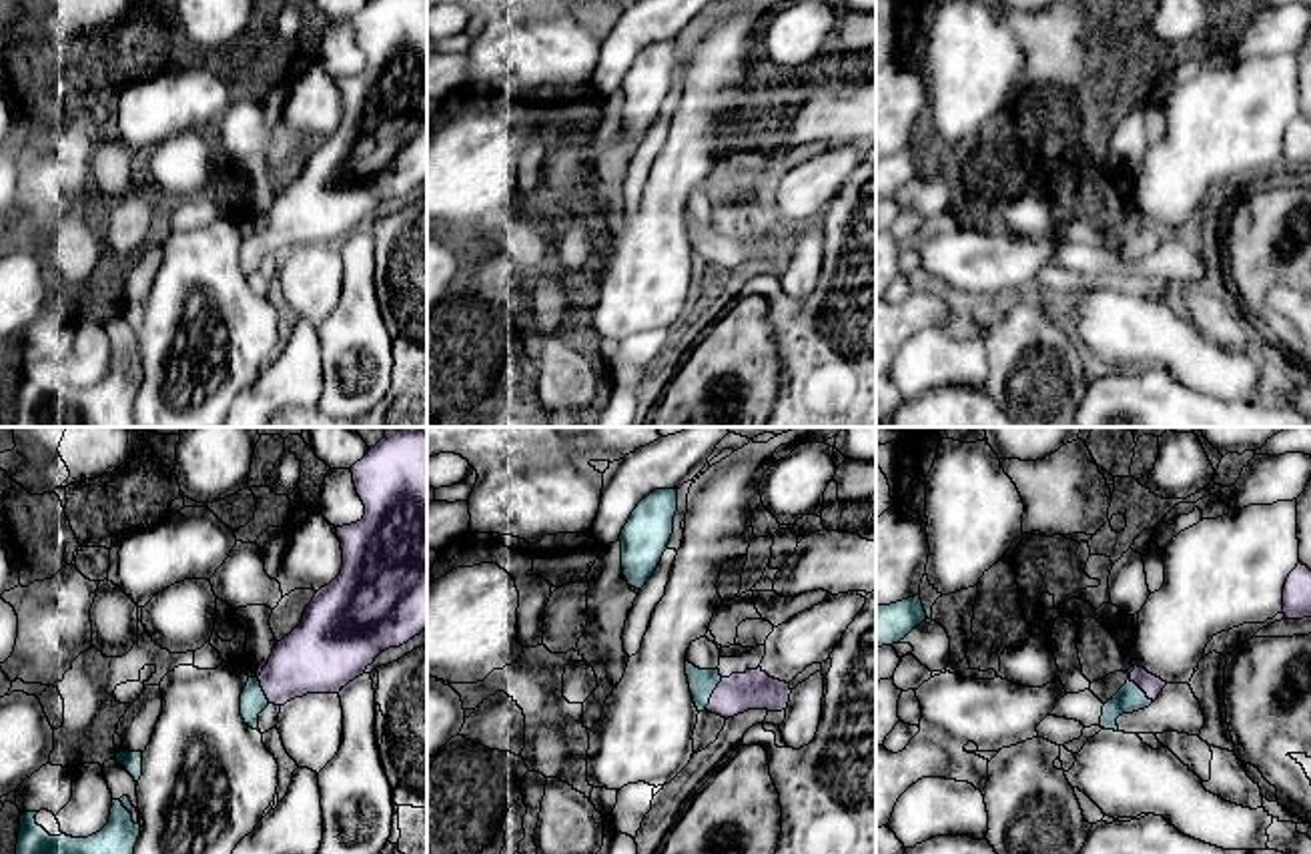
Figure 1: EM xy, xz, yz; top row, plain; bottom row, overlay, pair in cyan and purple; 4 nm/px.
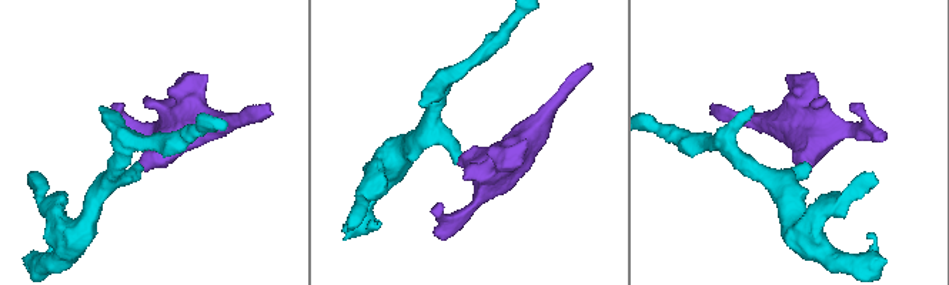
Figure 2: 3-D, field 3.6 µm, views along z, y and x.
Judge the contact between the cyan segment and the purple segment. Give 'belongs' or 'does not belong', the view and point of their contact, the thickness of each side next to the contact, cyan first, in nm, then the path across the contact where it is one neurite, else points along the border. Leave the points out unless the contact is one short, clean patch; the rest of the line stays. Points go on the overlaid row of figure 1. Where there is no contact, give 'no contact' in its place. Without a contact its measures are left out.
belongs | xz (712, 692) | 110/160 nm | across xz (702, 682), (712, 692), (754, 690)

